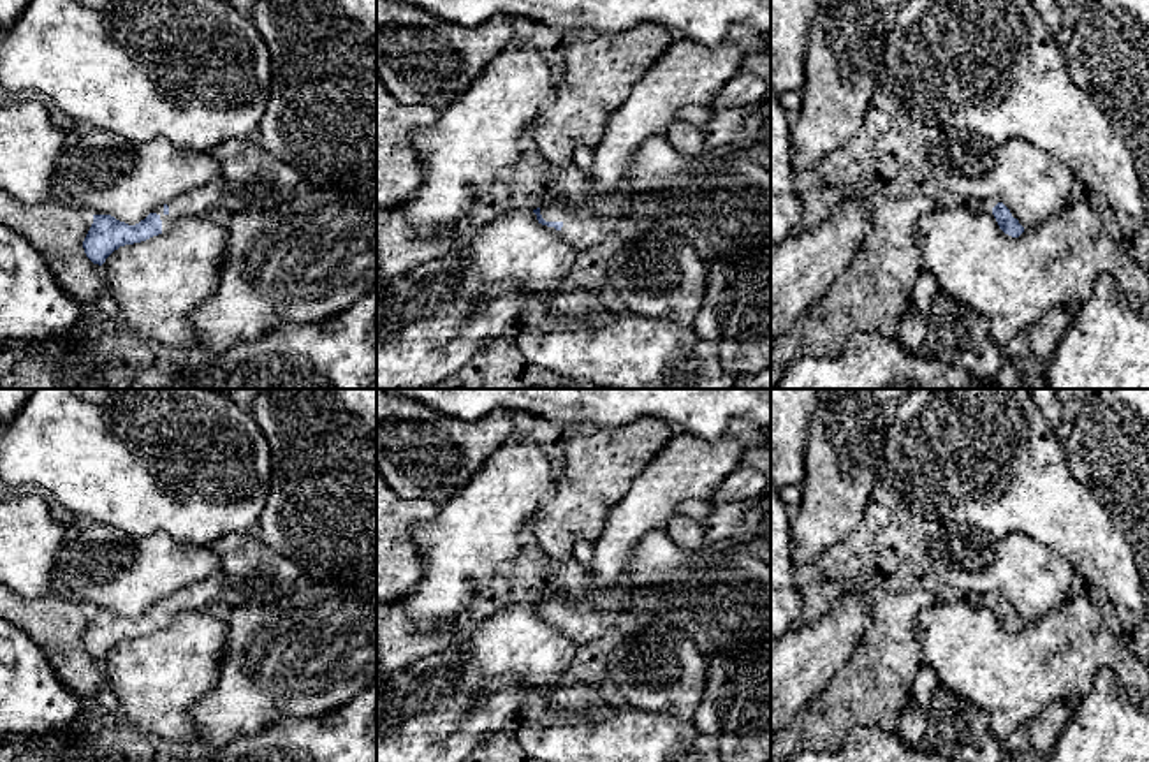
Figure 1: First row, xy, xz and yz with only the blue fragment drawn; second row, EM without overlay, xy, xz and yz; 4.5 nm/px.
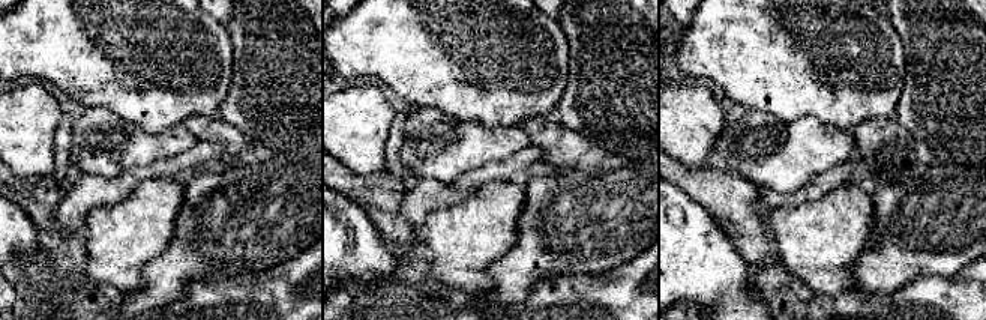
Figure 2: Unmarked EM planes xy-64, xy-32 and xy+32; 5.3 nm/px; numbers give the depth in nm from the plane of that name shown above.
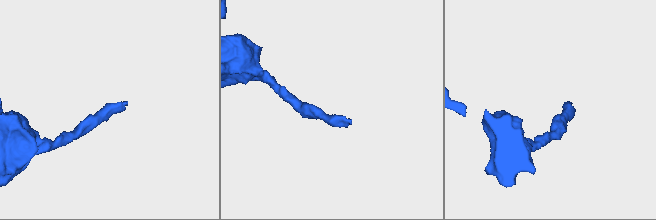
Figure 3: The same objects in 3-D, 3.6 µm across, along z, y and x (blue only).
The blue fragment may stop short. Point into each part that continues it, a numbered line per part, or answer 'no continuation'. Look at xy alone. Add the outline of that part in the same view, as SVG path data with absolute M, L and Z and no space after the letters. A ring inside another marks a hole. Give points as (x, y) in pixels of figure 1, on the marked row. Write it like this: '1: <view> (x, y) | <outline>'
1: xy (201, 201) | M218 176L201 188L181 194L167 202L169 213L164 213L164 206L157 208L162 220L162 232L167 232L174 222L187 216L208 215L213 211L215 204L227 195L229 185Z

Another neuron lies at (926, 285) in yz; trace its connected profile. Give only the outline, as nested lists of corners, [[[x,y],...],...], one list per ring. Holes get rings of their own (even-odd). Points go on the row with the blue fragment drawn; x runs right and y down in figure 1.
[[[918,271],[913,287],[913,306],[926,317],[931,313],[934,296],[938,292],[936,278],[927,271]]]

